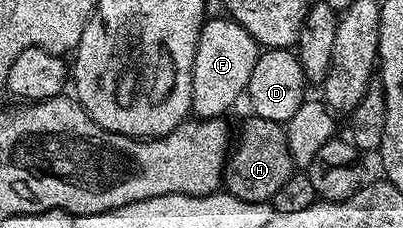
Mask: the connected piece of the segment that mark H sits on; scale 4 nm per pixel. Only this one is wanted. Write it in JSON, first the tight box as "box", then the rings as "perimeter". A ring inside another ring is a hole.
{"box":[225,114,296,203],"perimeter":[[[248,114],[243,128],[237,131],[237,138],[229,152],[225,164],[226,194],[237,197],[246,203],[267,203],[289,181],[296,170],[295,162],[289,157],[287,132],[284,124],[277,121],[265,121],[265,117]]]}

